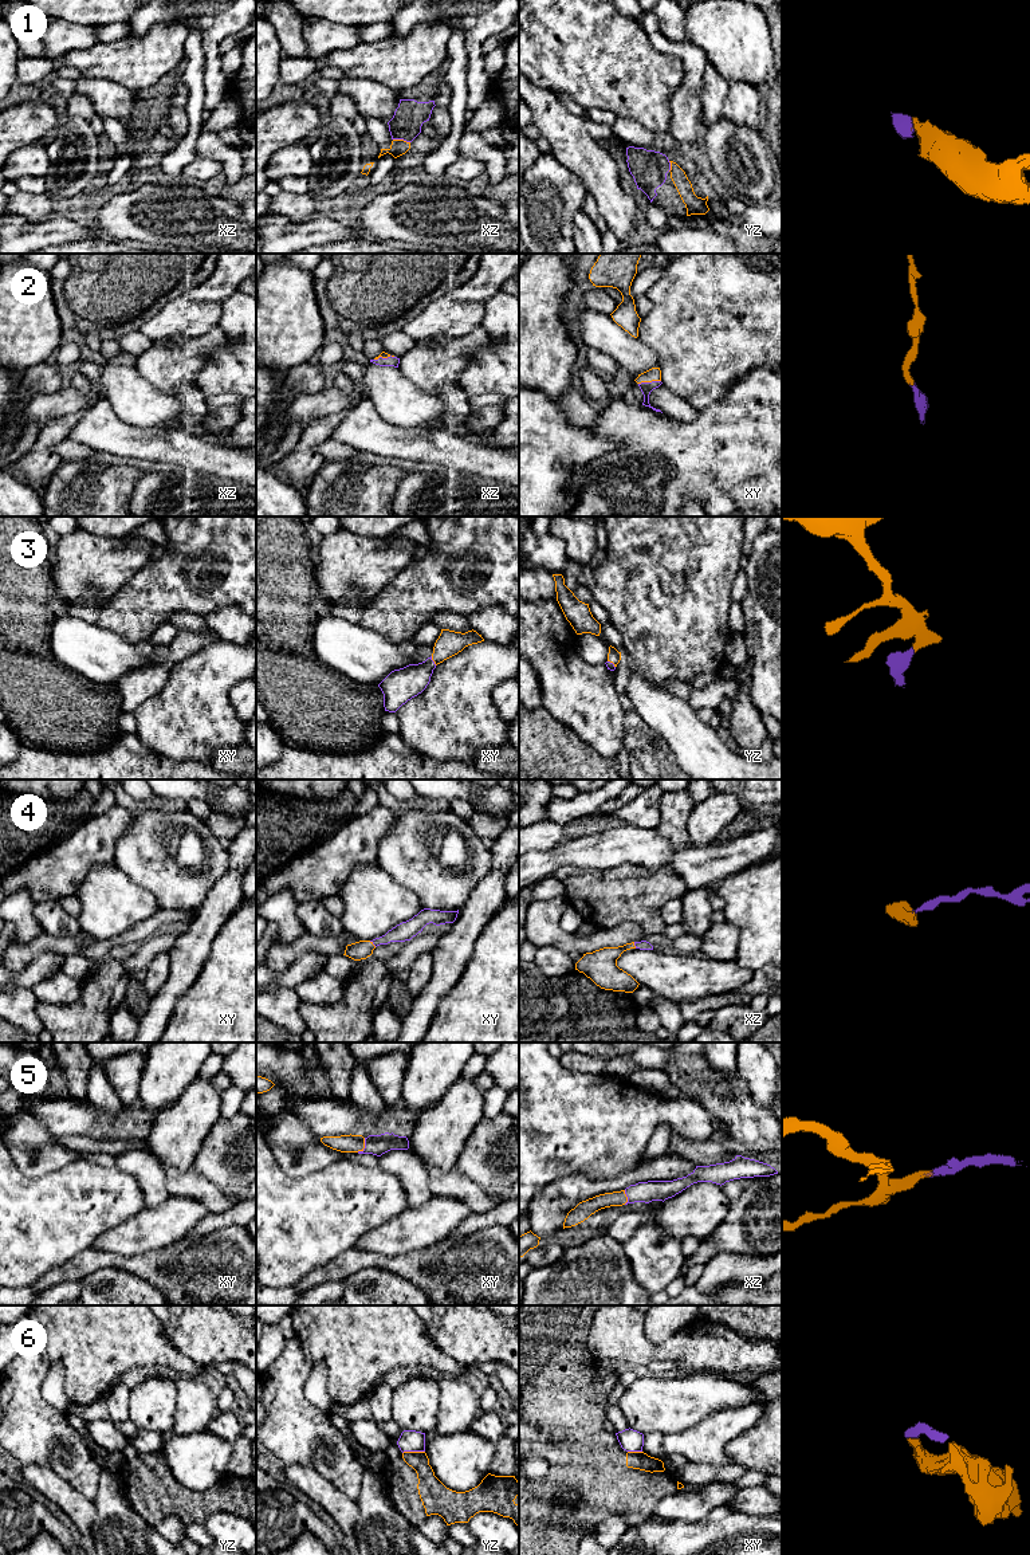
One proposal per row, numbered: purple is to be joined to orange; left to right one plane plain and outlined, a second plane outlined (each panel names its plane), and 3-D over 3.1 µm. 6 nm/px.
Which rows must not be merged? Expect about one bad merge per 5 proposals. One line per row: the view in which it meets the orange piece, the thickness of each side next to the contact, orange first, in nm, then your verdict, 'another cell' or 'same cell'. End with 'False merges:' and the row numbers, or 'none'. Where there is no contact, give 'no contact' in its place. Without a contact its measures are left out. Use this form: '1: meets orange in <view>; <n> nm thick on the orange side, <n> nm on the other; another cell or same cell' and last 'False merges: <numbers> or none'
1: meets orange in xz; 100 nm thick on the orange side, 180 nm on the other; same cell
2: meets orange in xy; 80 nm thick on the orange side, 70 nm on the other; same cell
3: meets orange in xy; 160 nm thick on the orange side, 200 nm on the other; same cell
4: meets orange in xy; 110 nm thick on the orange side, 110 nm on the other; same cell
5: meets orange in xy; 110 nm thick on the orange side, 130 nm on the other; same cell
6: meets orange in yz; 160 nm thick on the orange side, 130 nm on the other; another cell
False merges: 6

